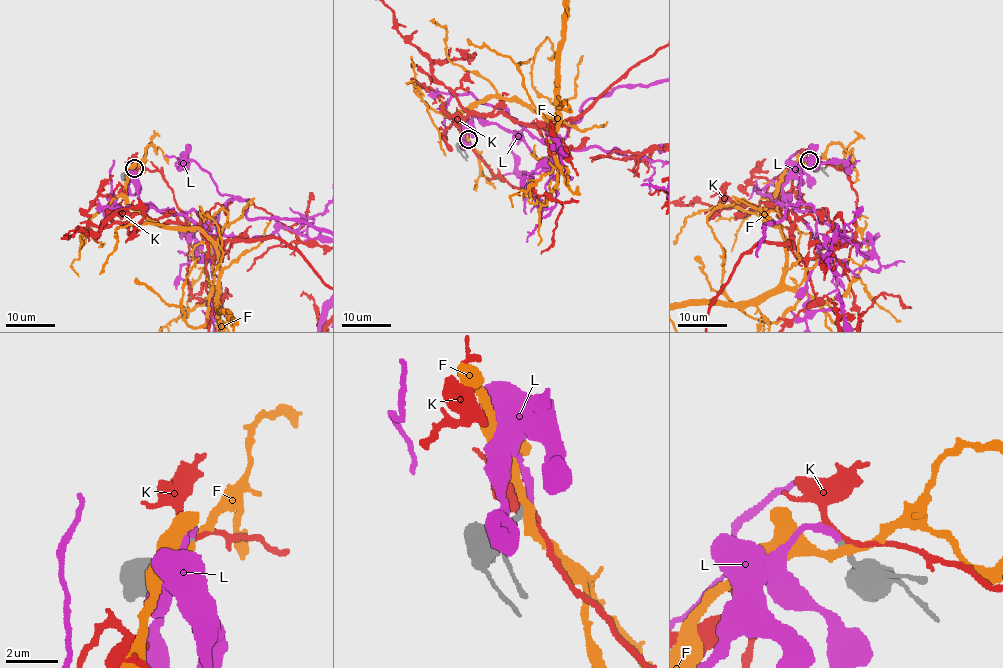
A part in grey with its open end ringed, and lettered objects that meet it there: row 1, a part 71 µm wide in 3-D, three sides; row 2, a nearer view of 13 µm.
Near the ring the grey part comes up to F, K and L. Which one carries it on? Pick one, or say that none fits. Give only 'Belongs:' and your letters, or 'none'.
Belongs: L

